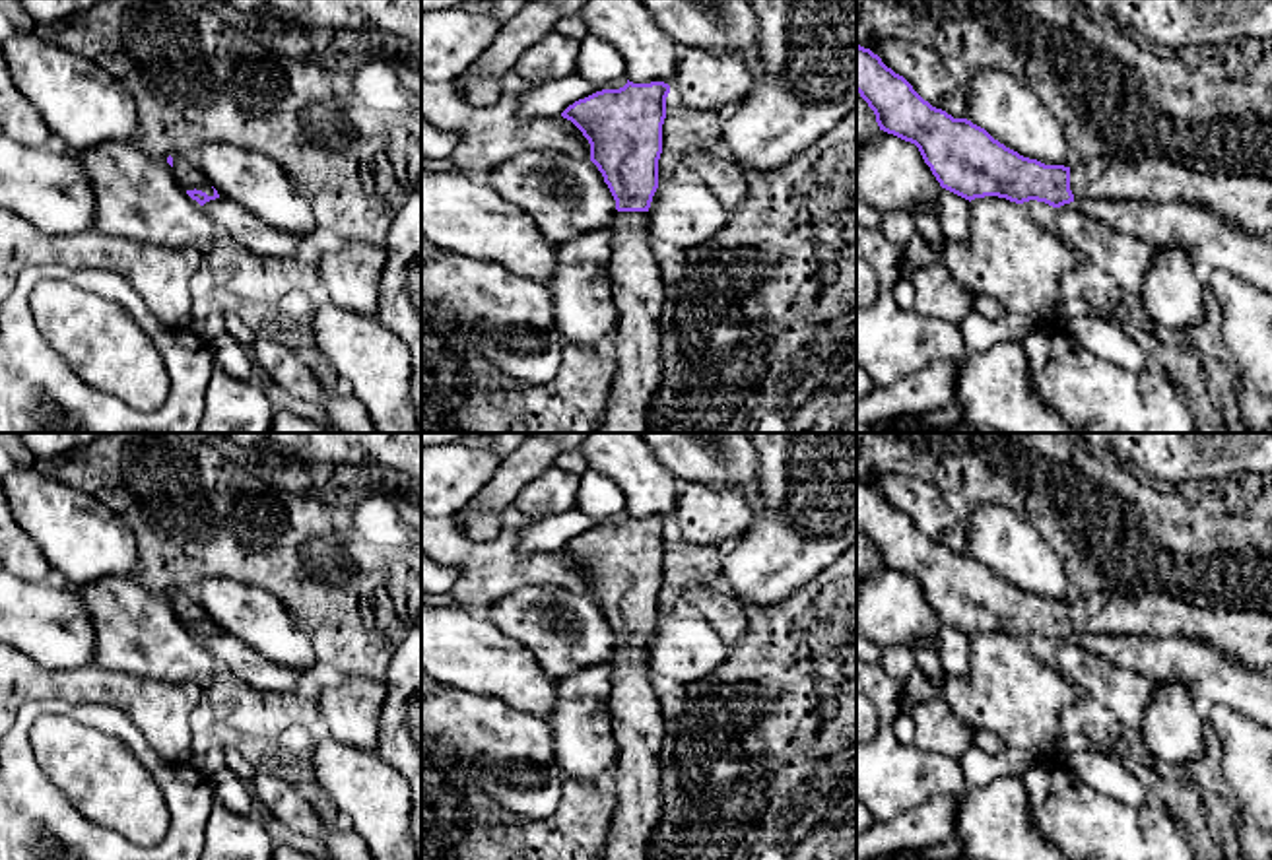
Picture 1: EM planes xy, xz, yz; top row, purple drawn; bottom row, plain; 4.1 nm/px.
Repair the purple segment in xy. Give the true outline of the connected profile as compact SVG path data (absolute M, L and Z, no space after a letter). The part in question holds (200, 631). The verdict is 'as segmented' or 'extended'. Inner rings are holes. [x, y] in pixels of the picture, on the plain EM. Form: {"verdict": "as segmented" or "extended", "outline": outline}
{"verdict": "extended", "outline": "M173 588L167 592L167 598L171 600L181 623L200 641L219 633L218 625L208 617L206 610L190 590Z"}

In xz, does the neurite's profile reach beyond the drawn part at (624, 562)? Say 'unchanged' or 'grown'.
grown

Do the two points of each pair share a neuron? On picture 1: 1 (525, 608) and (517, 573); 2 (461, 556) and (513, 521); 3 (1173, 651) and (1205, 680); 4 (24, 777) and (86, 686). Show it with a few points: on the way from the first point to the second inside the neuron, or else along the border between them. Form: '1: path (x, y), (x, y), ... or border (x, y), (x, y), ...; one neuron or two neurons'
1: border (566, 587), (525, 583), (482, 610); two neurons
2: path (476, 556), (488, 556), (507, 536); one neuron
3: path (1181, 659), (1197, 672); one neuron
4: border (30, 701), (103, 703), (121, 713); two neurons

